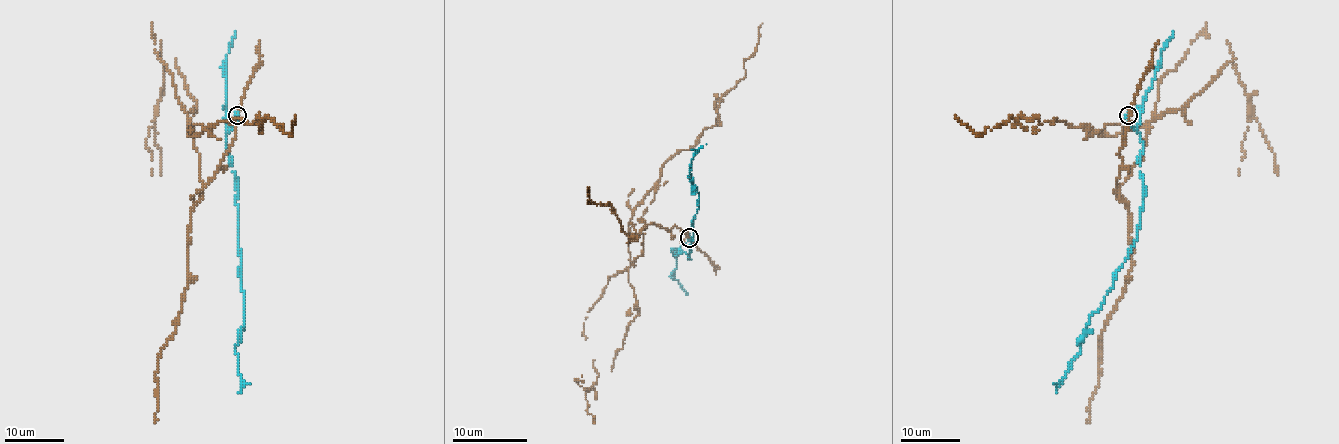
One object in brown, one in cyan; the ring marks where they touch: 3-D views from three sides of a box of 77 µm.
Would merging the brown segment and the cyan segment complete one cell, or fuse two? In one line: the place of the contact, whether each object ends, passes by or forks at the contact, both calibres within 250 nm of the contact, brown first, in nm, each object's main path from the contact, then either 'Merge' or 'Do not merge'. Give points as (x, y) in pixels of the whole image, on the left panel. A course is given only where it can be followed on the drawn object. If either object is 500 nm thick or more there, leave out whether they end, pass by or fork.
Place: (237, 115). At the ring brown passes by. At the ring cyan ends. Thickness 340 nm (brown) against 460 nm. Course of brown: (237, 114), (234, 140), (203, 186), (190, 122), (191, 135), (219, 122), (269, 116), (290, 134), (296, 116). Course of cyan: (237, 116), (225, 143), (237, 187), (245, 301), (236, 344), (239, 393). Do not merge

